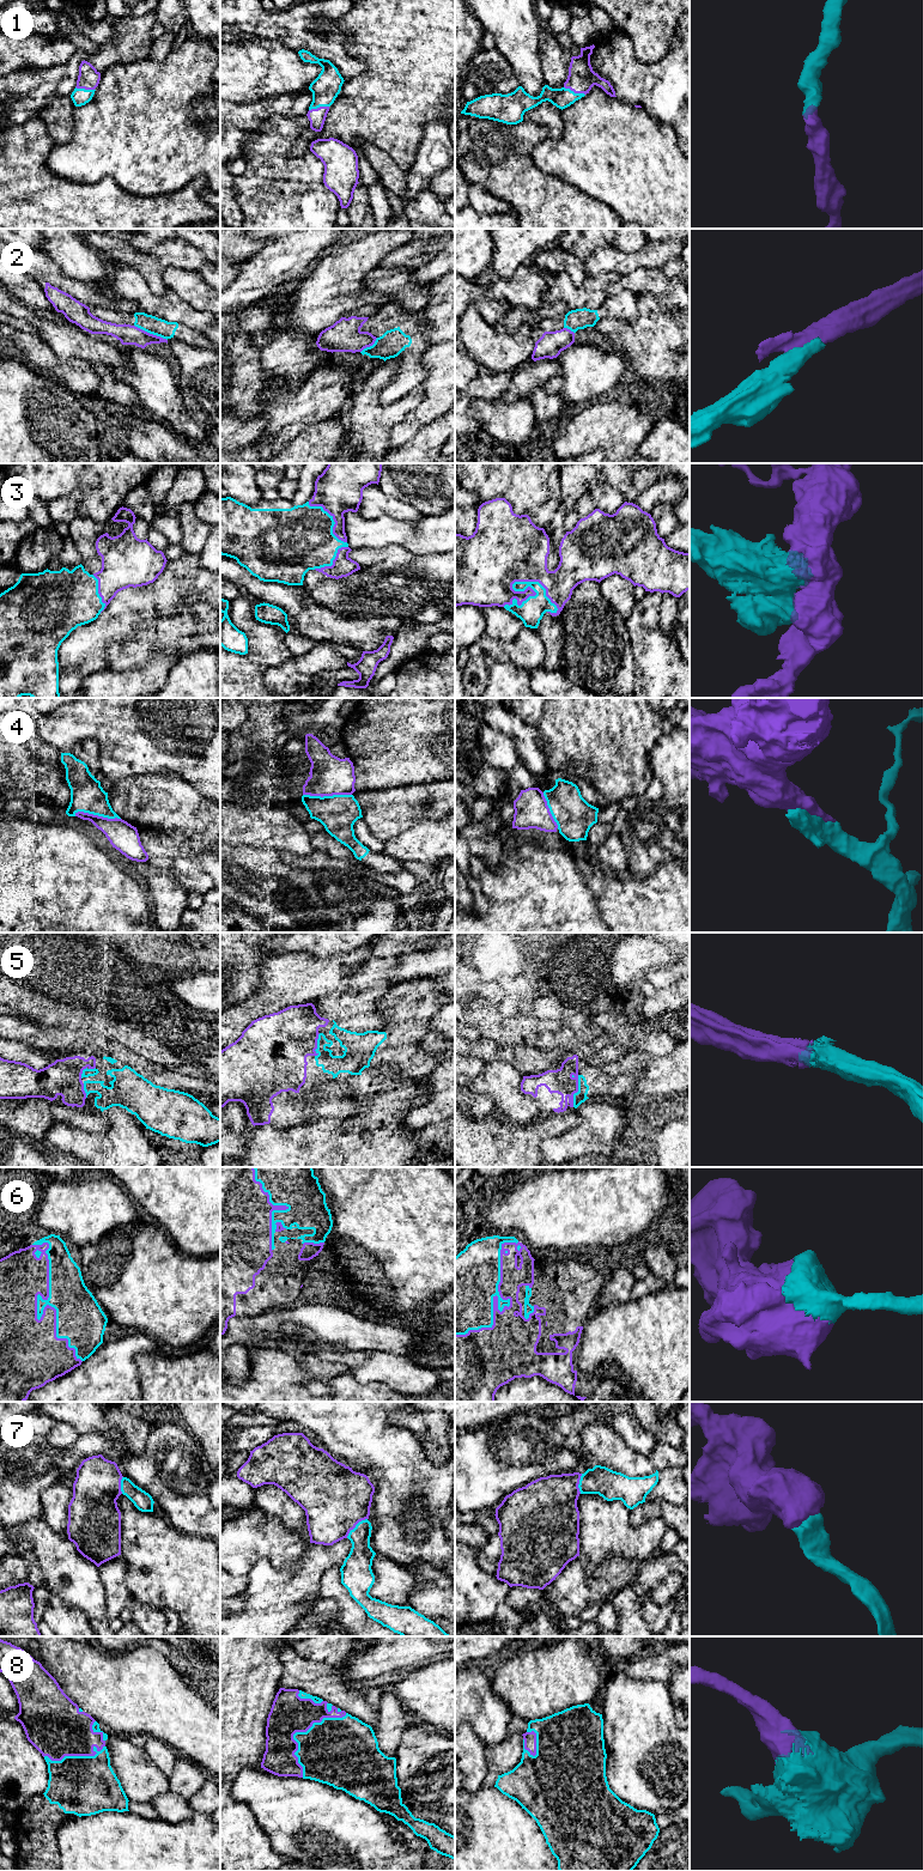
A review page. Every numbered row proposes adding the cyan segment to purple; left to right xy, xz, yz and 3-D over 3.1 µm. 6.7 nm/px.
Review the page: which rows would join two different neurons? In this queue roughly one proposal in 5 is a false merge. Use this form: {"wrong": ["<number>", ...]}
{"wrong": ["2"]}

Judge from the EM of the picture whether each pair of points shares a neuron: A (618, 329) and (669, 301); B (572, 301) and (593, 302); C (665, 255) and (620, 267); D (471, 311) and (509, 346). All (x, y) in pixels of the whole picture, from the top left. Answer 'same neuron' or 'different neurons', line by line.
A: different neurons
B: same neuron
C: same neuron
D: same neuron

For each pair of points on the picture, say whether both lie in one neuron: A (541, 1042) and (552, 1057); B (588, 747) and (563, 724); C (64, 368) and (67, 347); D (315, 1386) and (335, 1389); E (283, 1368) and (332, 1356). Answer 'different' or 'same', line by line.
A: different
B: same
C: different
D: same
E: different

